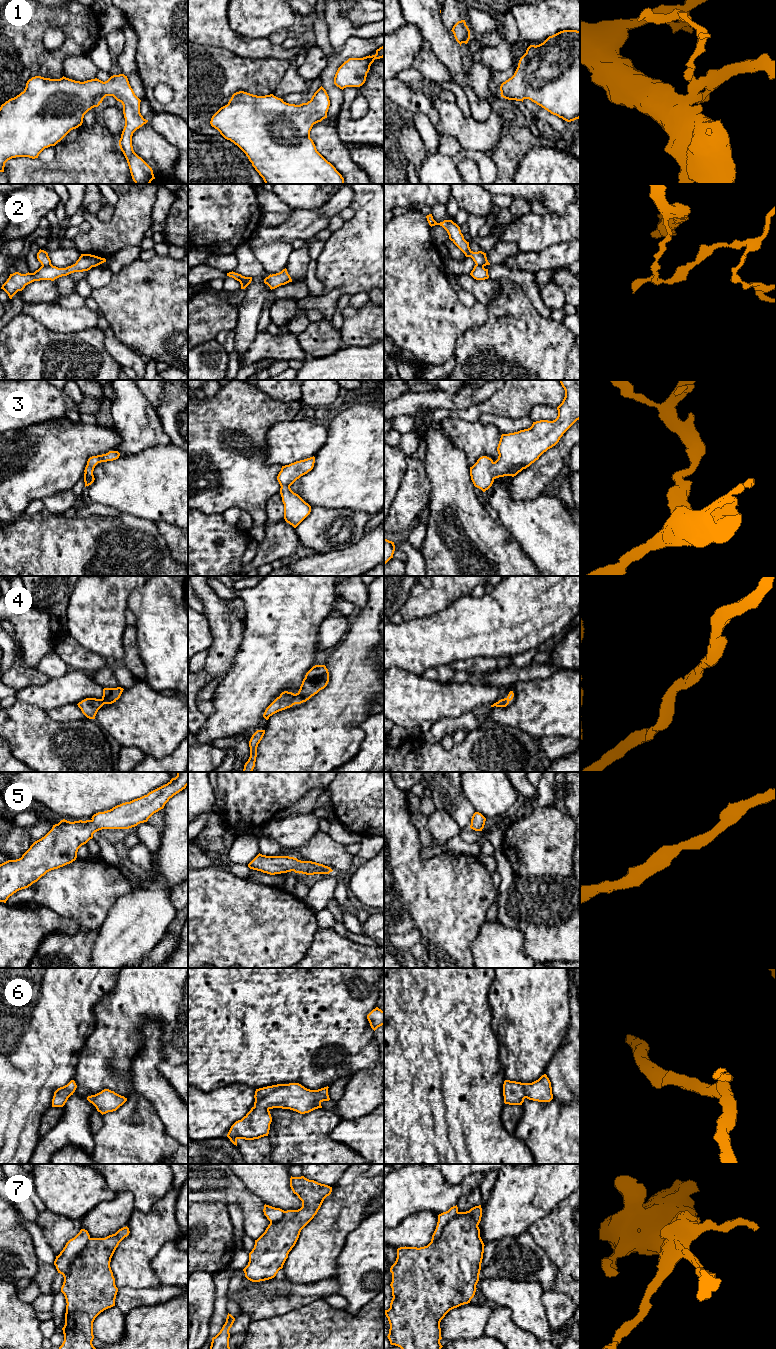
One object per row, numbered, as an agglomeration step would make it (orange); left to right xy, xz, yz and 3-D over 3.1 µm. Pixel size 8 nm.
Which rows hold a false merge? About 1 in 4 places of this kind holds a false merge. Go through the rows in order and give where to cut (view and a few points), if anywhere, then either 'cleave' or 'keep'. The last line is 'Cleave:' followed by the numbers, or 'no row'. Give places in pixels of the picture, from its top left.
1: cut none; keep
2: cut xy (51, 264), (42, 266); cleave
3: cut none; keep
4: cut none; keep
5: cut none; keep
6: cut none; keep
7: cut xy (91, 1238), (63, 1276); cleave
Cleave: 2, 7

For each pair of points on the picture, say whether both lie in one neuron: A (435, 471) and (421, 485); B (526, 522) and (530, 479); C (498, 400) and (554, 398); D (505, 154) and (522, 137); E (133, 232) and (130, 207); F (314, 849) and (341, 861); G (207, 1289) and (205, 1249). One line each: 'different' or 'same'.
A: different
B: different
C: same
D: same
E: same
F: same
G: different

